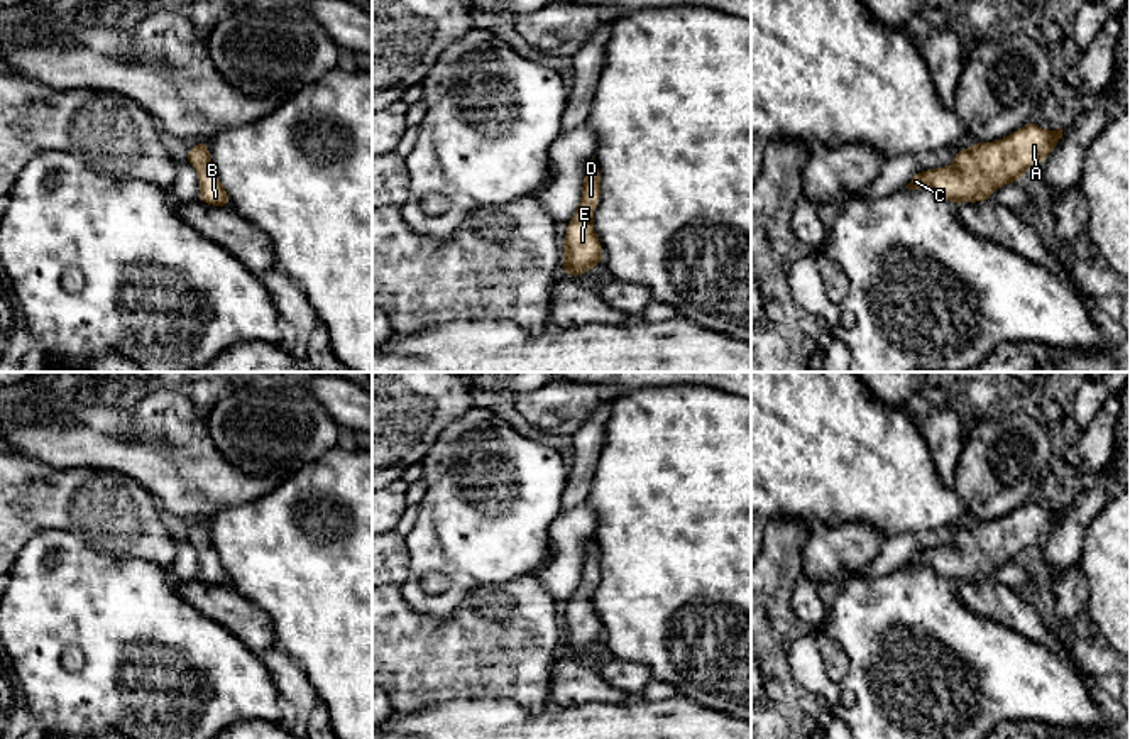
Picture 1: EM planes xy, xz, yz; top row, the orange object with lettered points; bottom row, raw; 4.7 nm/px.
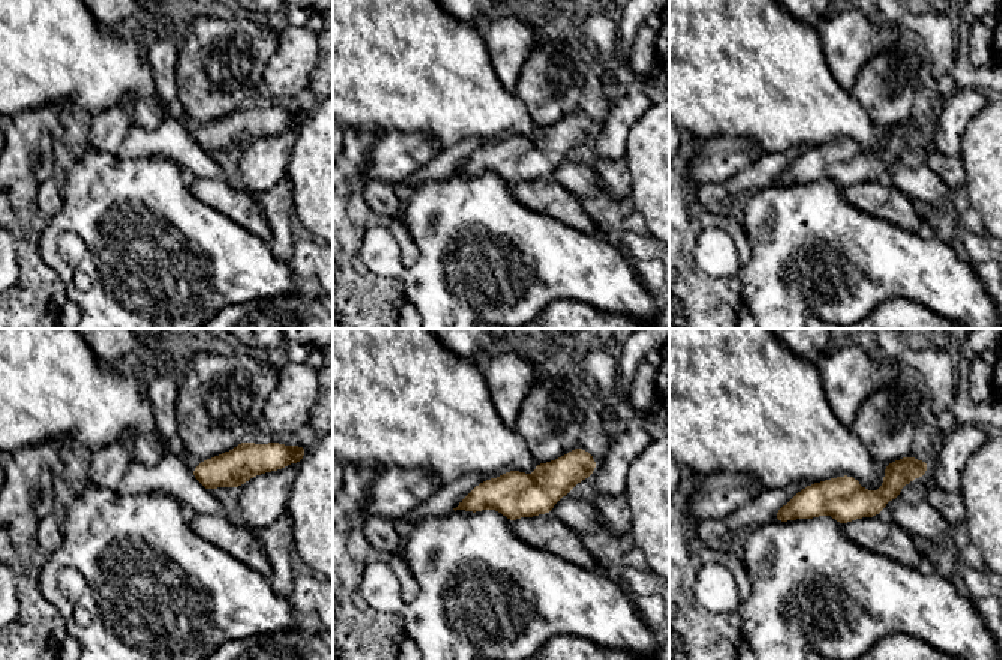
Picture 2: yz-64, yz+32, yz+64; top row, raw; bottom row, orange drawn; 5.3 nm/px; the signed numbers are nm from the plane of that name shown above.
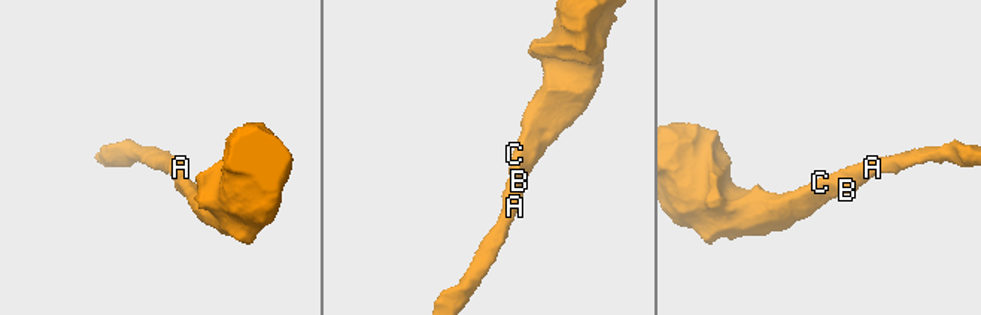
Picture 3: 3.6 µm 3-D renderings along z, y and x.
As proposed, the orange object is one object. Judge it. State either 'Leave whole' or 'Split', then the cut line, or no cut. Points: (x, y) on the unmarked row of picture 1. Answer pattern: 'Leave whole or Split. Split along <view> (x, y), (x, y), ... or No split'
Leave whole. No split

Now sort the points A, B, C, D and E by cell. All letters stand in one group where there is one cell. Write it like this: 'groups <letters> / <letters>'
groups A B C D E

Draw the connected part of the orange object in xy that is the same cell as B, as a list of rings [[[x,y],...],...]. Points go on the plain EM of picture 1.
[[[198,521],[191,526],[188,529],[186,541],[196,548],[200,556],[198,578],[210,585],[230,585],[228,572],[213,548],[208,523]]]

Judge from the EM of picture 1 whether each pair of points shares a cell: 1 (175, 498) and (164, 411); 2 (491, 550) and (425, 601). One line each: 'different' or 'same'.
1: same
2: same

